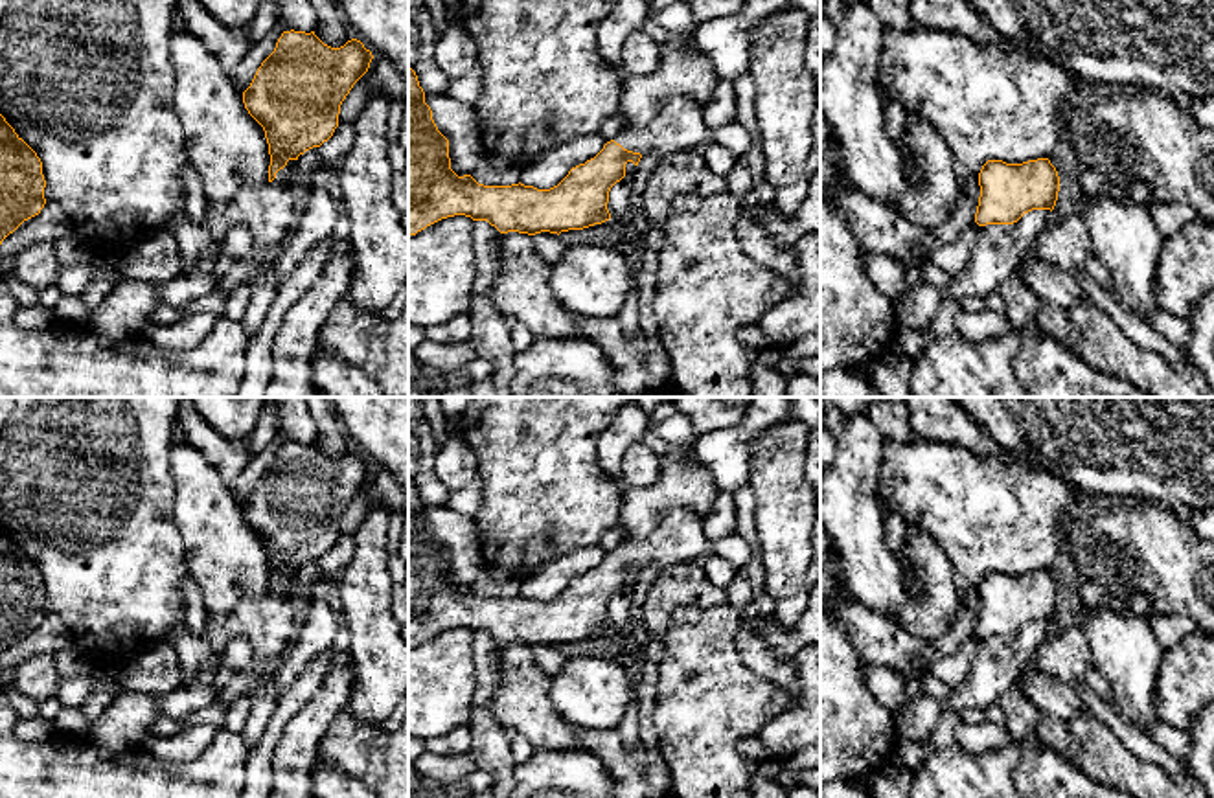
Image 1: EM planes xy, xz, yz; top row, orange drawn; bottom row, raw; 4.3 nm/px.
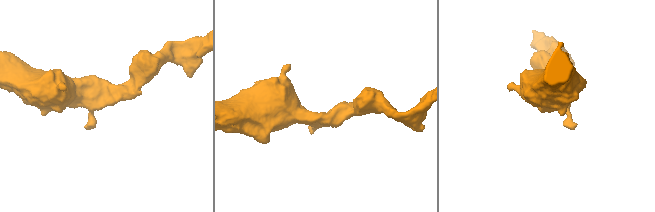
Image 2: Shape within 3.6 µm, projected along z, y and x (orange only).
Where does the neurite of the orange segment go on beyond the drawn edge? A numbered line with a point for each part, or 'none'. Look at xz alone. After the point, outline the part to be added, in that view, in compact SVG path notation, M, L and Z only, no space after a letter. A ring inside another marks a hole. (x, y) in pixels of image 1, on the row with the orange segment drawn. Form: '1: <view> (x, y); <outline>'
1: xz (679, 127); M688 96L668 97L646 127L622 129L614 142L640 154L653 147L660 158L701 151L710 142L704 107Z

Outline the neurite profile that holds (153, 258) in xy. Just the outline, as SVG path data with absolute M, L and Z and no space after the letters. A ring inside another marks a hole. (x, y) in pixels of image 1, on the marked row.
M166 228L145 234L114 257L114 270L123 279L149 285L173 281L182 274L178 243Z

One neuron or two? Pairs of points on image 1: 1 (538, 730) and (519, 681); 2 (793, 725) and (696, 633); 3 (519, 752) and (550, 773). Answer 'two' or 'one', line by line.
1: one
2: two
3: two

